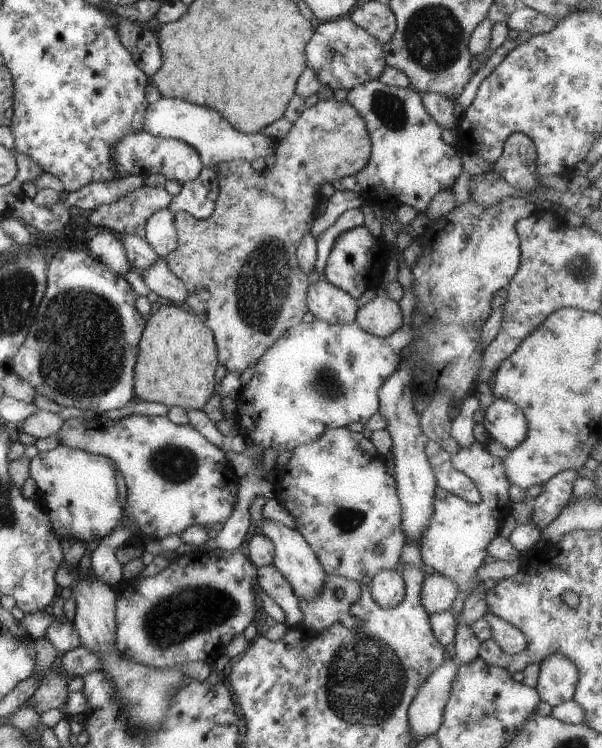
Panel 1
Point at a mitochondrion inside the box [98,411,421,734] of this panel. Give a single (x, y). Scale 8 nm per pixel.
(367, 682)

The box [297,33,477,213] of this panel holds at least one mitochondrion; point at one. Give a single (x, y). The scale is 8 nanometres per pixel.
(390, 110)

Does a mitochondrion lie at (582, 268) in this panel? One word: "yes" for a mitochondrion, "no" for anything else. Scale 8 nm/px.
yes

